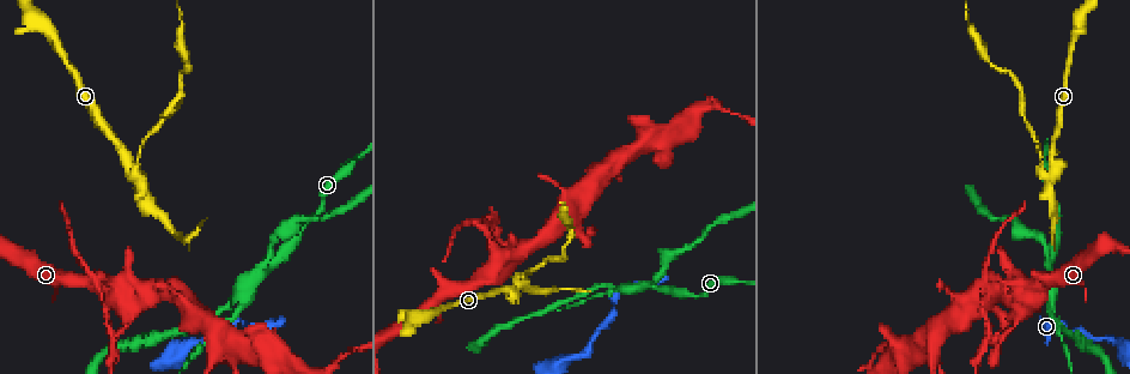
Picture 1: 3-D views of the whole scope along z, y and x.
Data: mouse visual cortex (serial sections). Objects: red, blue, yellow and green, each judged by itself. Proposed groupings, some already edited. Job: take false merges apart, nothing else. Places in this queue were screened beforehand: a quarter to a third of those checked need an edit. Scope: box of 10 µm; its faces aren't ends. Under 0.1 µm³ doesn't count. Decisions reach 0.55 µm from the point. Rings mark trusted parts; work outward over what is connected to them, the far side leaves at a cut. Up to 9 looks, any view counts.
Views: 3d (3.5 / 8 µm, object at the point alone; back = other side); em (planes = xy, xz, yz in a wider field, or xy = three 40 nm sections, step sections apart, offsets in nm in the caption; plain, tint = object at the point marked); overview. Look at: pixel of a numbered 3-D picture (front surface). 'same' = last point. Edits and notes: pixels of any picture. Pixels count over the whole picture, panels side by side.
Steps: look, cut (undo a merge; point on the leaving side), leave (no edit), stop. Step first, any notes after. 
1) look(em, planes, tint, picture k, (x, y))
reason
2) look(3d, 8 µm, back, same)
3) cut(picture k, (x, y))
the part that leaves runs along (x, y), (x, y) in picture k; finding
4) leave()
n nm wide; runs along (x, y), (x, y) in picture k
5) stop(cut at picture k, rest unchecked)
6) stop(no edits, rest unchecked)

look(3d, 3.5 µm, picture 1, (1054, 292))
a fork

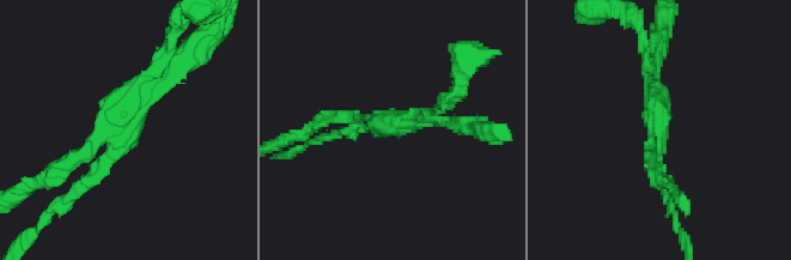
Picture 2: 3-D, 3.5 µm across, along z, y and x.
look(em, xy, step 2, tint, picture 2, (379, 124))
3 arms; arms of 150, 150, 200 nm; now the EM

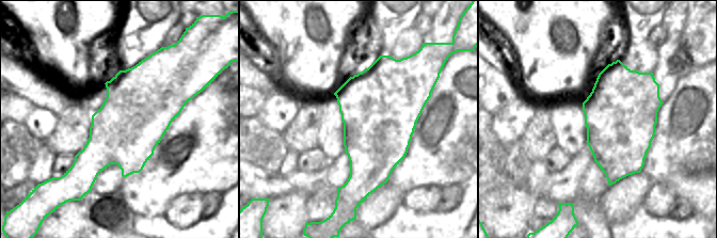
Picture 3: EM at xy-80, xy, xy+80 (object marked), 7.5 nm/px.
cut(picture 2, (71, 161))
the part that leaves runs along (156, 73), (116, 125), (72, 157) in picture 2; two cells meet here

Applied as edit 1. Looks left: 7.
look(overview)

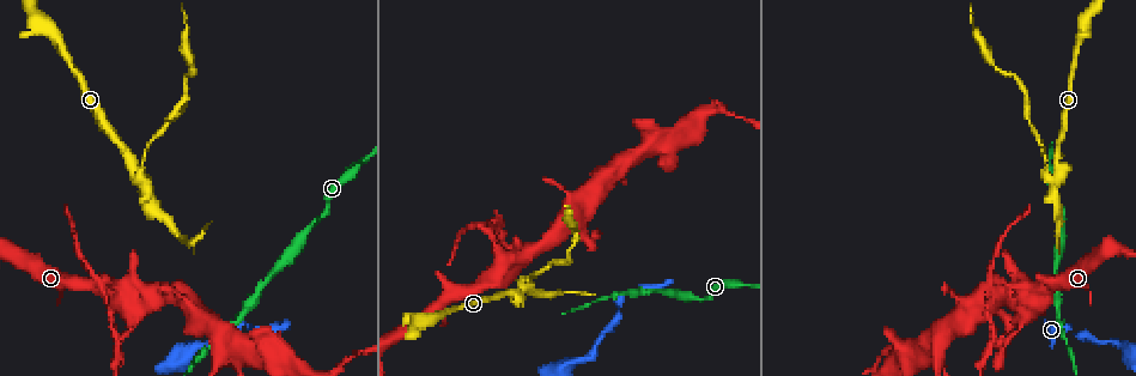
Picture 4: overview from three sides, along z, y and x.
look(3d, 3.5 µm, back, picture 4, (108, 283))
calibre changes

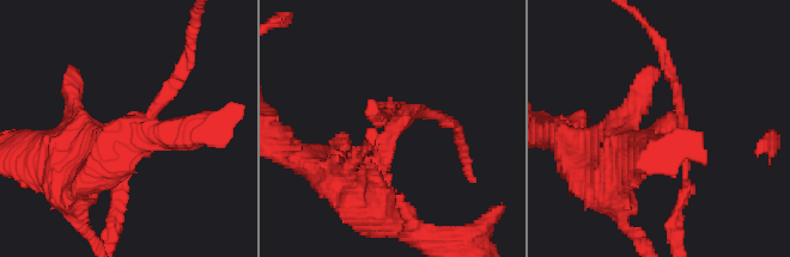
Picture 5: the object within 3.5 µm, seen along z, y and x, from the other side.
look(em, xy, step 5, tint, picture 5, (656, 133))

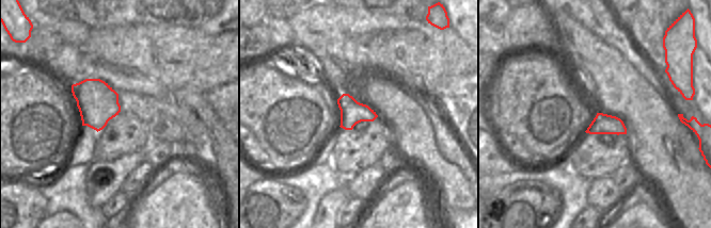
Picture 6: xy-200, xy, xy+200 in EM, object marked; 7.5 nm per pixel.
look(em, xy, step 1, tint, same)

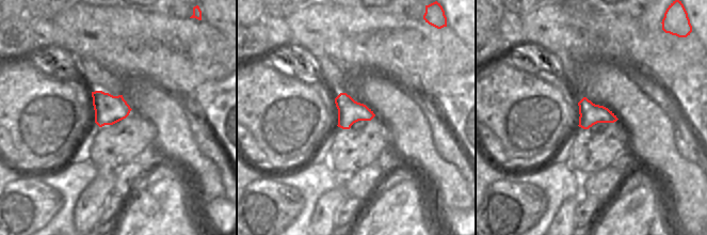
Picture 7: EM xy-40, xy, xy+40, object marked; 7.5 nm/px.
cut(picture 5, (175, 84))
two cells meet here

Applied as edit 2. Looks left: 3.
look(3d, 8 µm, picture 4, (614, 171))
looks like a crossing

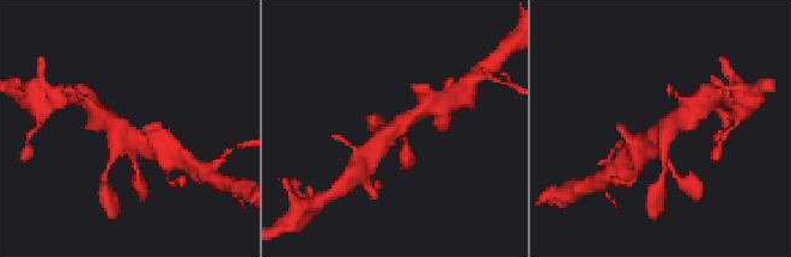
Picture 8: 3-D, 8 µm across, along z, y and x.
look(em, planes, tint, same)
now the EM

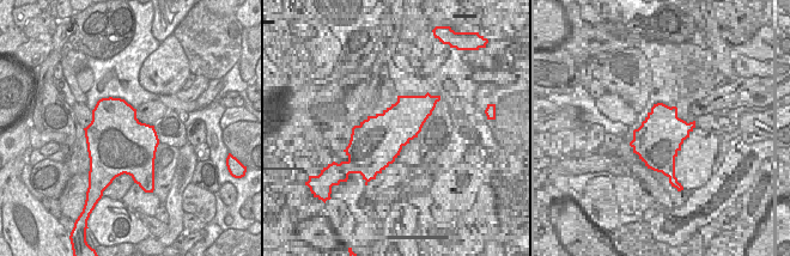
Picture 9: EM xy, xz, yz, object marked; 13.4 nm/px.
leave()
all the same cell

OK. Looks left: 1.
stop(cut at picture 2, cut at picture 5, rest unchecked)

